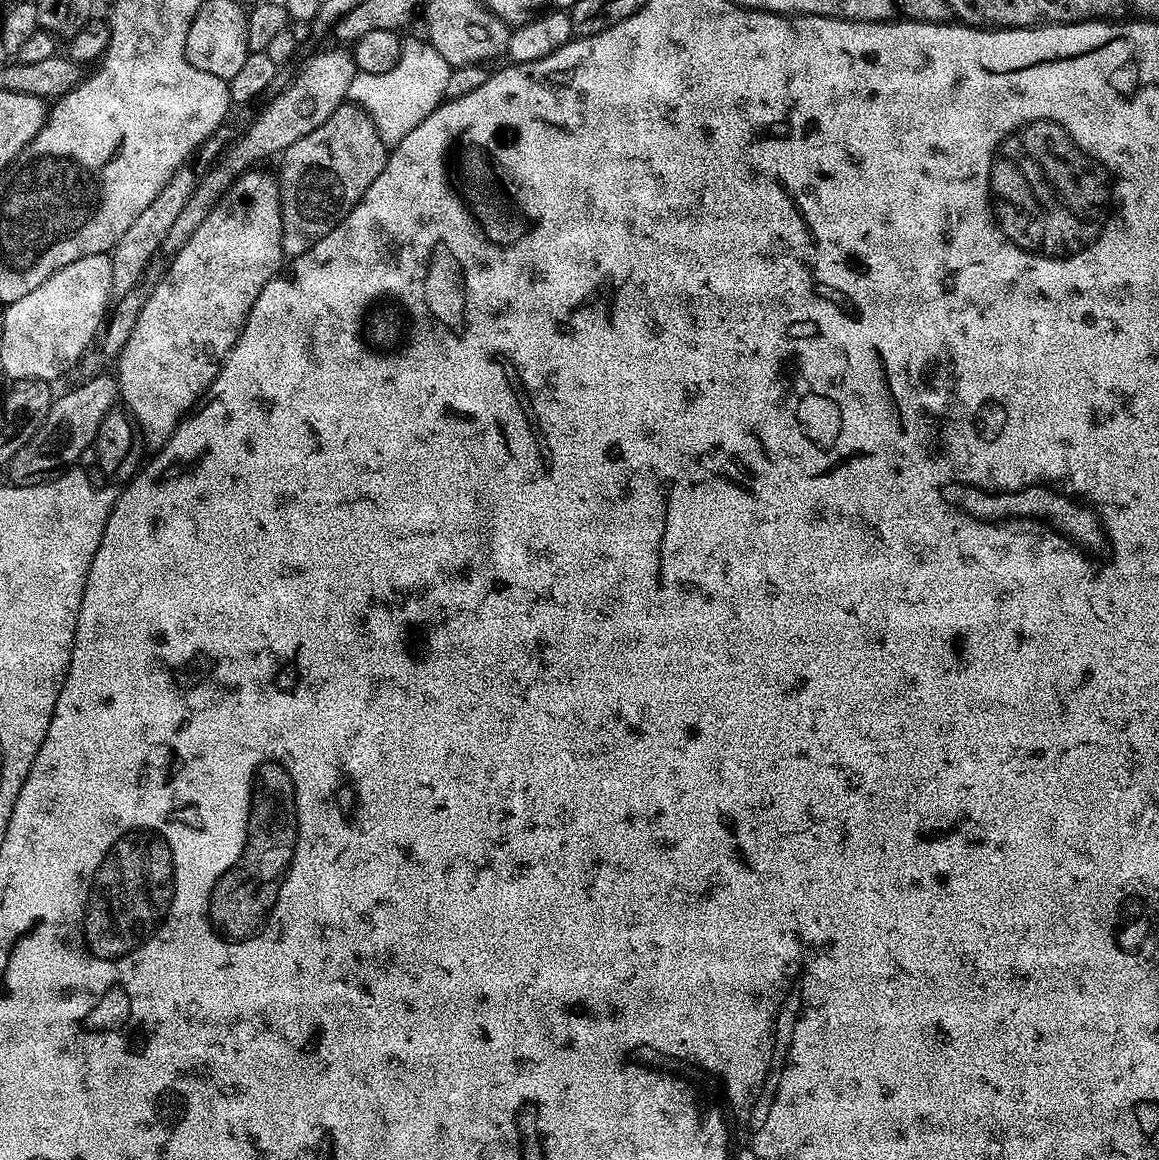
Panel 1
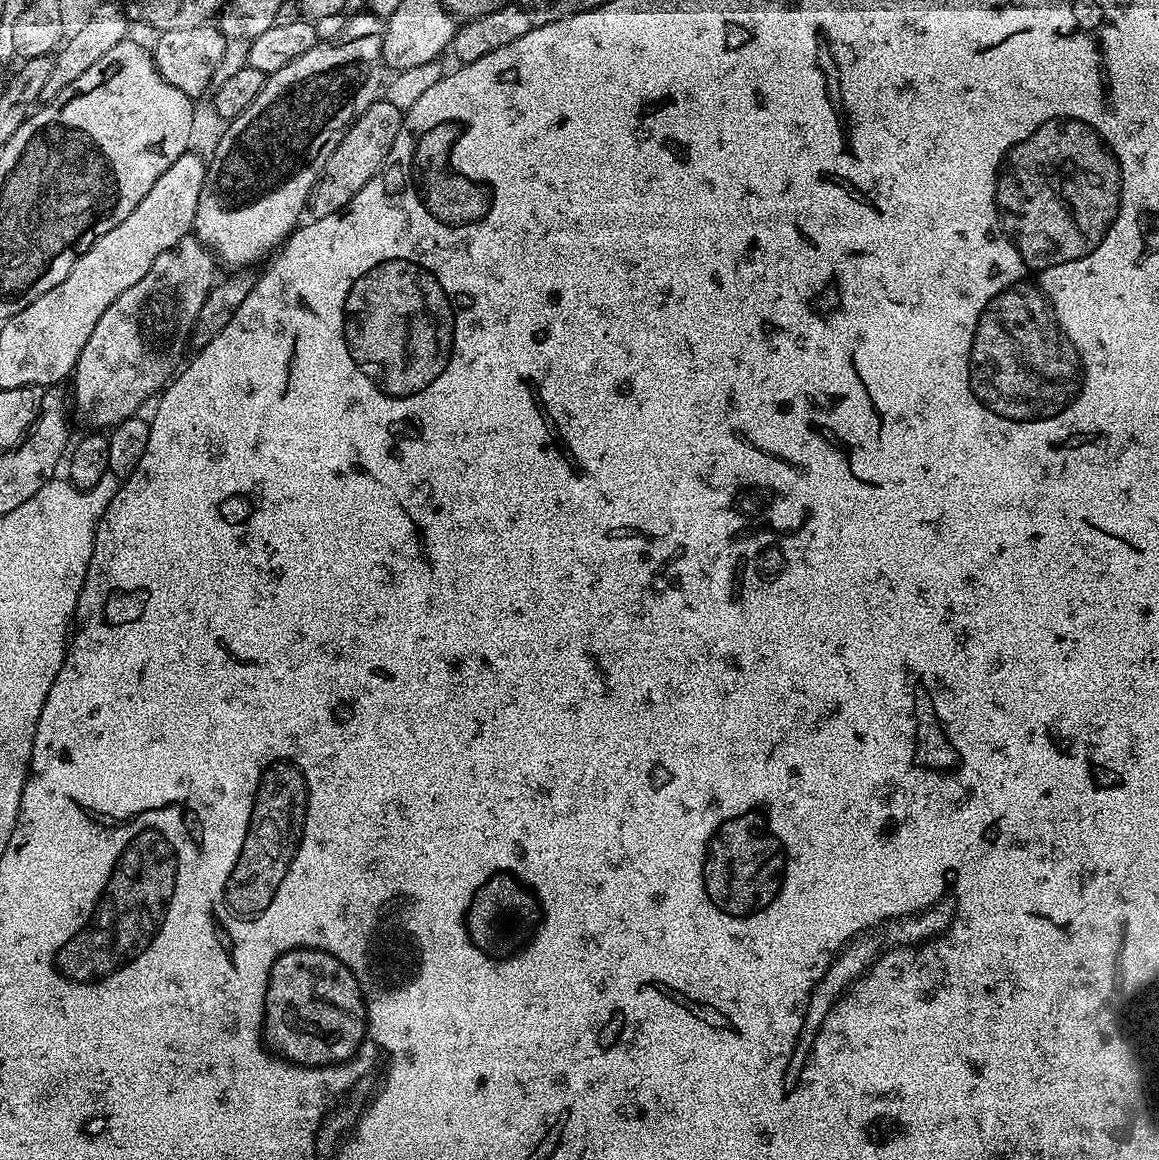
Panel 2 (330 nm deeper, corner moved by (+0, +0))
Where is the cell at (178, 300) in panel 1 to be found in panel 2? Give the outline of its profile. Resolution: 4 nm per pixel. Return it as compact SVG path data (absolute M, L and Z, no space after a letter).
M379 35L356 36L353 40L348 39L344 38L339 42L317 43L315 48L309 50L308 55L302 58L294 58L294 62L287 64L283 72L275 73L274 78L269 79L262 86L258 98L254 98L254 102L250 102L250 106L246 106L246 110L242 110L242 114L238 114L238 118L227 121L225 128L228 129L221 134L220 141L217 142L216 149L212 152L212 161L209 159L206 164L204 185L198 194L198 210L196 211L194 235L206 249L211 250L217 257L220 255L226 263L233 264L233 269L247 269L249 266L252 266L248 264L258 263L267 252L273 251L272 253L275 253L287 241L288 237L296 231L302 220L300 215L305 215L308 206L308 196L312 193L312 187L324 175L324 167L330 158L330 154L334 154L336 143L340 141L344 131L352 125L352 121L361 112L365 112L375 100L381 99L382 81L385 79L384 72L386 73L386 68L380 55L381 37Z

